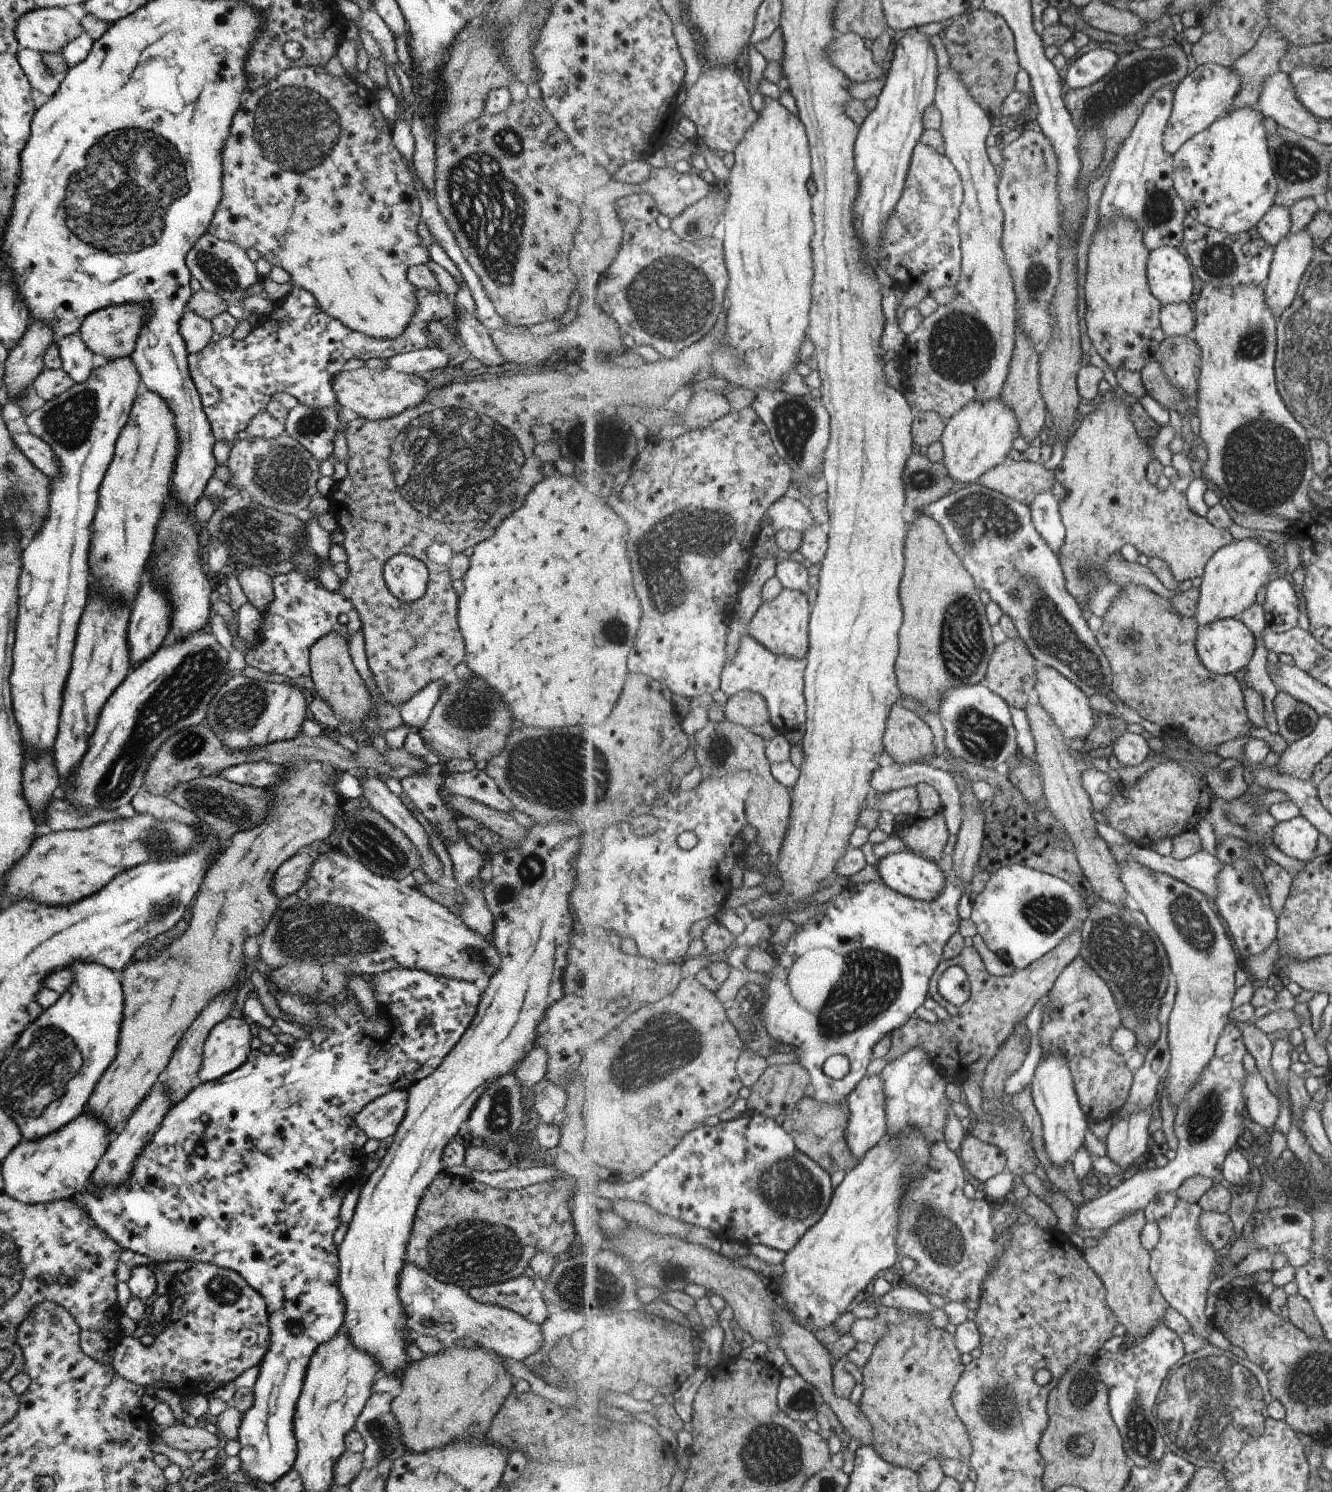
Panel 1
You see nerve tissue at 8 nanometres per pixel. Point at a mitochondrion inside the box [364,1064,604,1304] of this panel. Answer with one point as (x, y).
(470, 1252)

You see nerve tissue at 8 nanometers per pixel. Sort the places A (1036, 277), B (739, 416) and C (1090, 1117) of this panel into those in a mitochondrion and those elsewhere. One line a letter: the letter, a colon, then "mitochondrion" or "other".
A: mitochondrion
B: other
C: other

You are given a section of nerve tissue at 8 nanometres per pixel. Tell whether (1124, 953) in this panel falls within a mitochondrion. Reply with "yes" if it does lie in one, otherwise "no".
yes

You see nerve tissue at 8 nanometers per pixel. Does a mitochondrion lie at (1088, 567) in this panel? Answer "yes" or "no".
yes

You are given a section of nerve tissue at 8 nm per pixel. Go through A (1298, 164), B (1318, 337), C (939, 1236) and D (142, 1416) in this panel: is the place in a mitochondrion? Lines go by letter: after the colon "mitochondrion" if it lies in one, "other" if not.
A: mitochondrion
B: mitochondrion
C: mitochondrion
D: other

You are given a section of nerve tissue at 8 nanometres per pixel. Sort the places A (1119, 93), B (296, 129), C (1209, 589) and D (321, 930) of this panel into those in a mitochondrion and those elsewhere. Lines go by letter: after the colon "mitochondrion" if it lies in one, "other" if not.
A: mitochondrion
B: mitochondrion
C: other
D: mitochondrion

